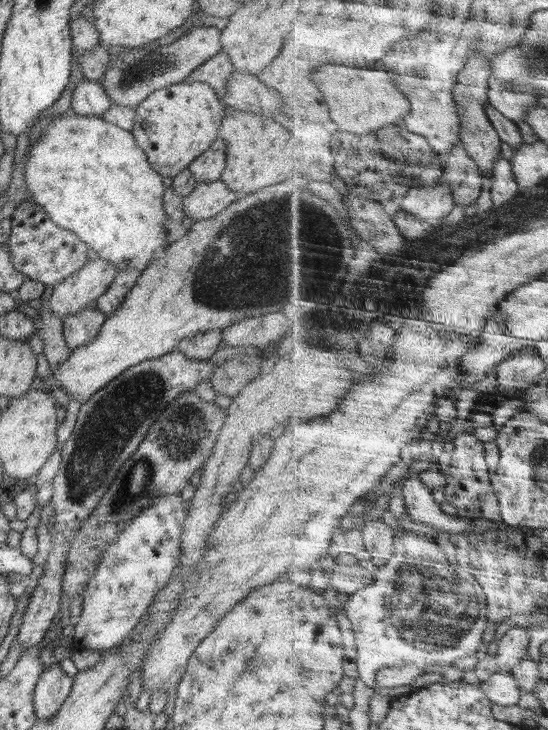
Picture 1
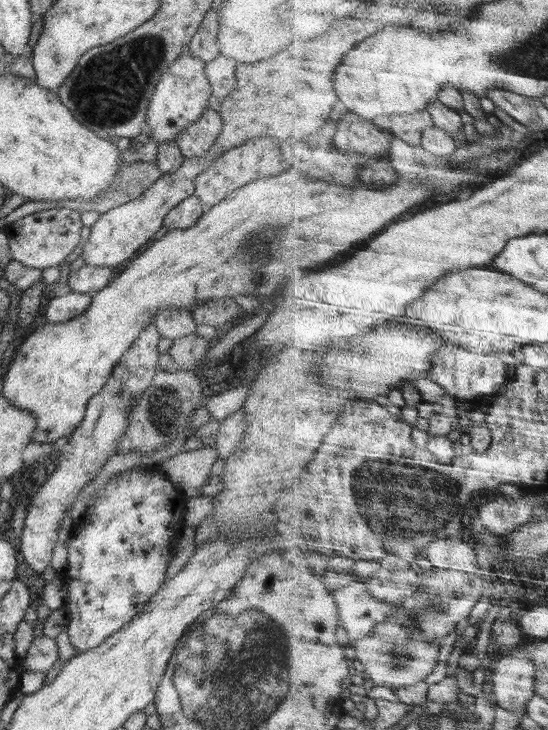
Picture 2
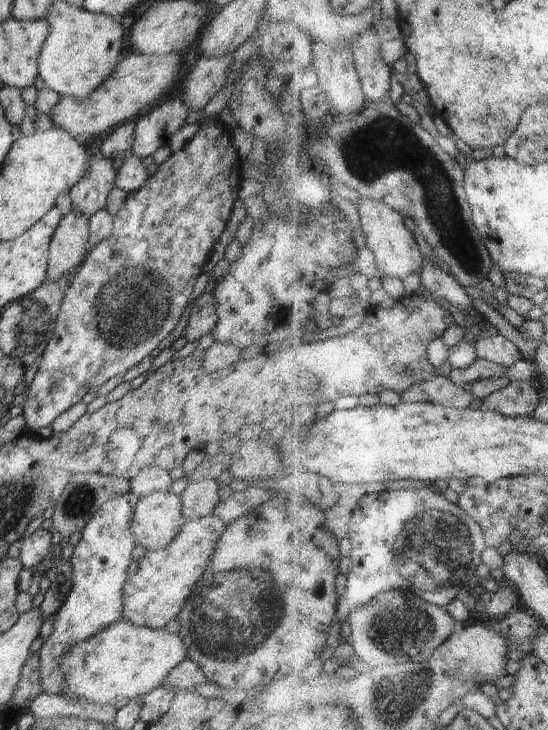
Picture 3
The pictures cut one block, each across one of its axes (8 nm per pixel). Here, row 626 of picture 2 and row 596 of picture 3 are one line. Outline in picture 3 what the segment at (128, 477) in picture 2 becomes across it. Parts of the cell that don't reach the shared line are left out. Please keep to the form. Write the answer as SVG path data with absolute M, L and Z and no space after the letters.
M131 490L124 494L113 496L110 500L100 505L99 511L85 524L80 531L80 540L75 545L69 563L73 568L73 585L71 591L65 598L63 605L57 610L52 633L43 640L42 646L38 652L41 660L41 687L42 690L50 694L63 694L63 673L59 671L57 660L67 651L67 648L73 644L86 640L100 630L106 628L113 622L122 620L123 611L123 584L129 575L126 570L132 561L132 550L137 546L133 534L130 532L131 518L134 507L139 501L139 496Z

